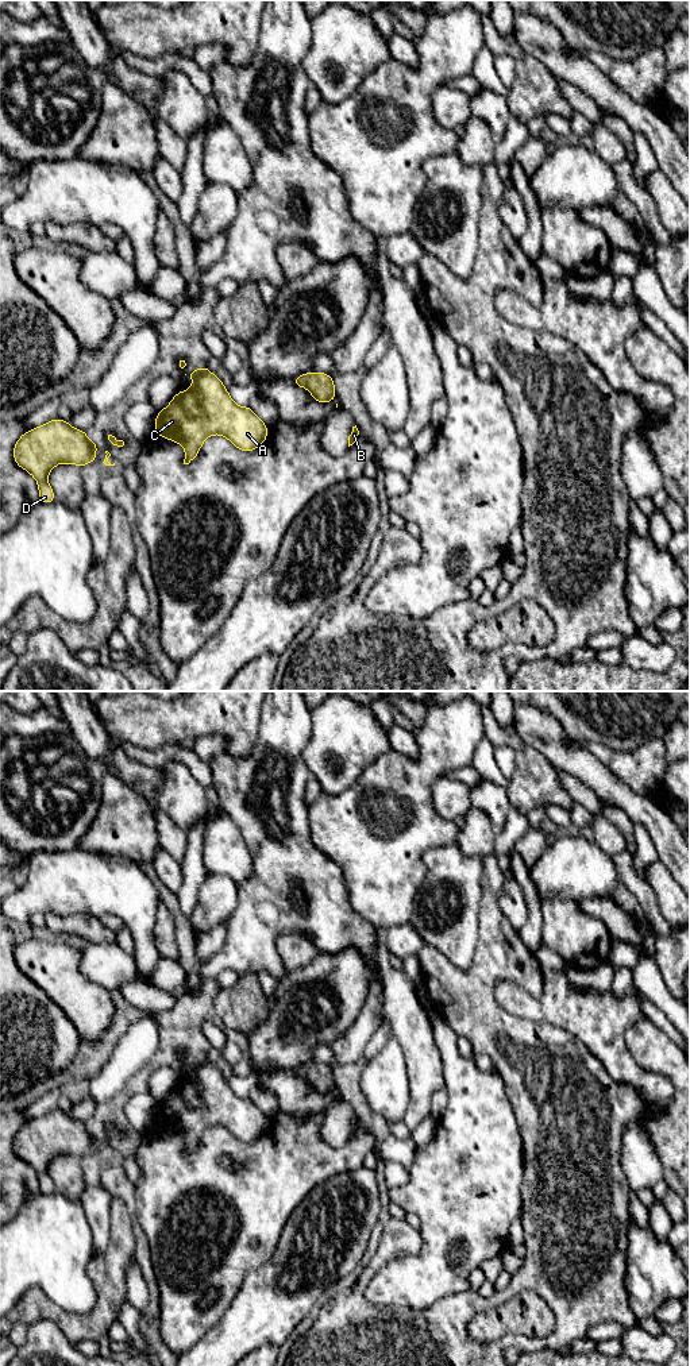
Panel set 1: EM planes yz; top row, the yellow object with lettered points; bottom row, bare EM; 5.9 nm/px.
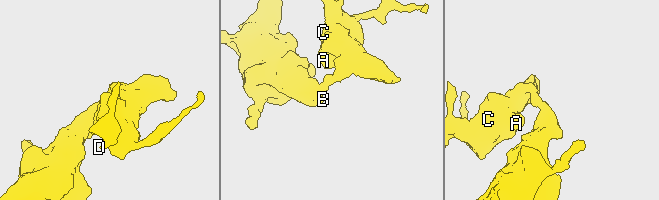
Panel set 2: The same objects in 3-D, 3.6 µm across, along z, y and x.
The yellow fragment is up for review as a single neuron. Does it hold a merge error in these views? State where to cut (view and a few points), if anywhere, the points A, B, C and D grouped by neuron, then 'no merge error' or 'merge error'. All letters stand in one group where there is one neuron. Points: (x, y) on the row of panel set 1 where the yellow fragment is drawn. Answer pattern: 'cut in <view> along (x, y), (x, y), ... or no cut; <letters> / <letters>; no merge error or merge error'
cut in yz along (312, 374), (305, 386); A C D / B; merge error

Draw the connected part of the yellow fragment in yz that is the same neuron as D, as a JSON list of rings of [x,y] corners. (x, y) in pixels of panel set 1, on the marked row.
[[[54,418],[50,422],[24,432],[15,443],[15,463],[30,472],[38,482],[39,498],[43,503],[55,501],[51,486],[47,483],[49,472],[61,463],[85,466],[96,460],[97,444],[86,437],[85,431],[80,431],[68,424],[66,420]]]

